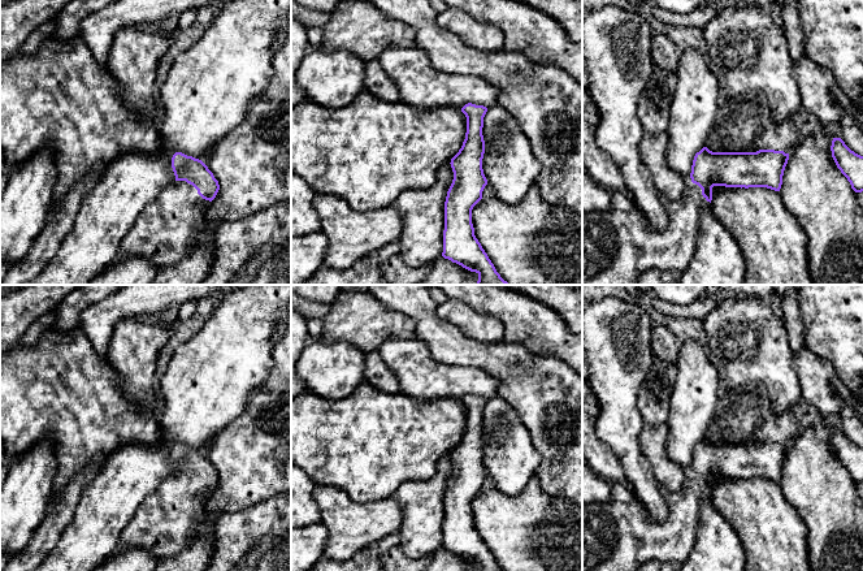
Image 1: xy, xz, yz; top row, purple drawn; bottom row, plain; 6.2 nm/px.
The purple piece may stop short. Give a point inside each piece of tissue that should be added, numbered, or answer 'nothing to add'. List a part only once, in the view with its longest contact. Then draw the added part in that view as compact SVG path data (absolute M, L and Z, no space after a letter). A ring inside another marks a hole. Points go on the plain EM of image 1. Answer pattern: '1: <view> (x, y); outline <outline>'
1: xy (164, 523); outline M186 472L168 476L138 507L109 554L143 548L157 558L181 554L205 511L208 492Z

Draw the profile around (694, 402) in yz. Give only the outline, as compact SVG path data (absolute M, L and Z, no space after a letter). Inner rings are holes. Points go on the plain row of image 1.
M693 338L681 341L667 424L667 450L678 466L691 464L693 451L719 412L720 371L716 360Z

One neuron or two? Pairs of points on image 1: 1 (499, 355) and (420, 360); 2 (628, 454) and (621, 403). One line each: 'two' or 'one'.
1: two
2: one

